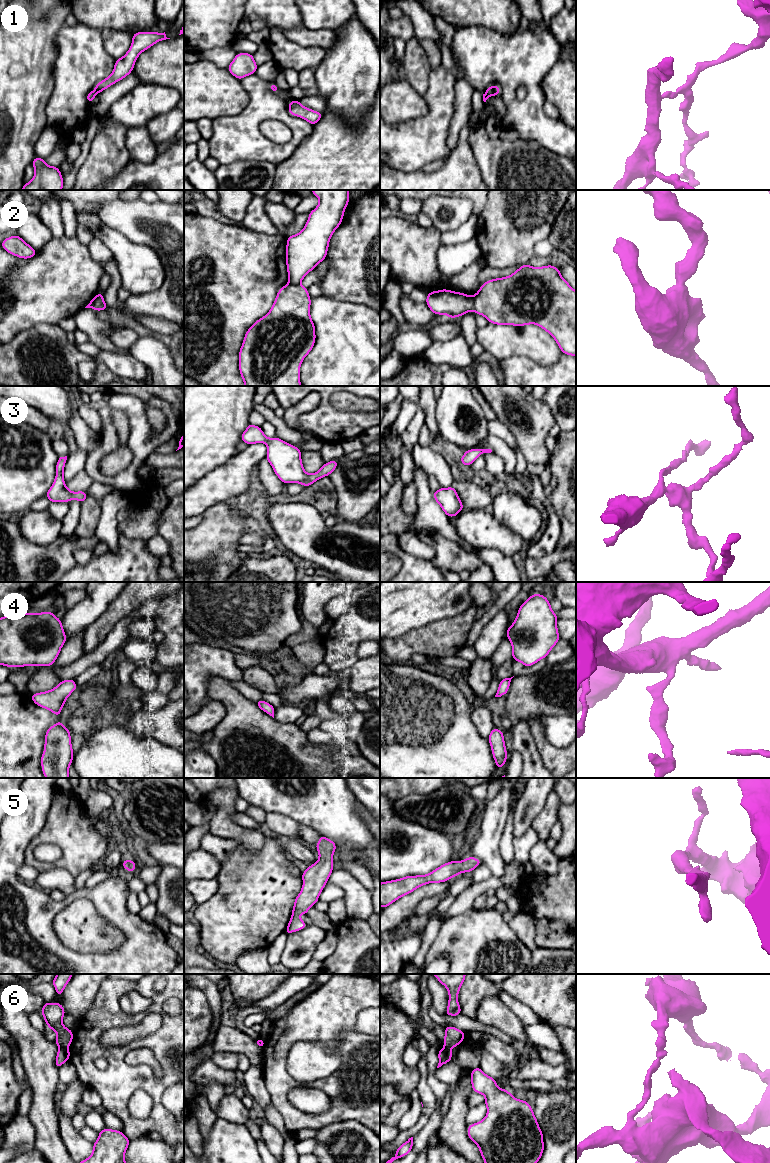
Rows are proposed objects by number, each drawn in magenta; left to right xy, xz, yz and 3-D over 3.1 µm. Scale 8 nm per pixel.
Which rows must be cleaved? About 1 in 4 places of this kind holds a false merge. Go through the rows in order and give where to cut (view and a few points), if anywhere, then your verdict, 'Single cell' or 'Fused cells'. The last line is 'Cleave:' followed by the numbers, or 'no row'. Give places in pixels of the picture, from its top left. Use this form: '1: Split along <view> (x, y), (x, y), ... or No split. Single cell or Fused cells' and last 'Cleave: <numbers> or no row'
1: Split along yz (487, 90), (491, 94). Fused cells
2: Split along yz (474, 296), (473, 309). Fused cells
3: No split. Single cell
4: No split. Single cell
5: No split. Single cell
6: Split along xy (59, 1047), (66, 1049). Fused cells
Cleave: 1, 2, 6

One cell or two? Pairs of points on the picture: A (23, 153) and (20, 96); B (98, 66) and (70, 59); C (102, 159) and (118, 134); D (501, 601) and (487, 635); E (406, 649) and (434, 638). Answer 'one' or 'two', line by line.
A: one
B: one
C: one
D: two
E: one

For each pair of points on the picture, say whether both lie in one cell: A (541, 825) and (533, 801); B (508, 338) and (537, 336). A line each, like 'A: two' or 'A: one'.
A: two
B: one

